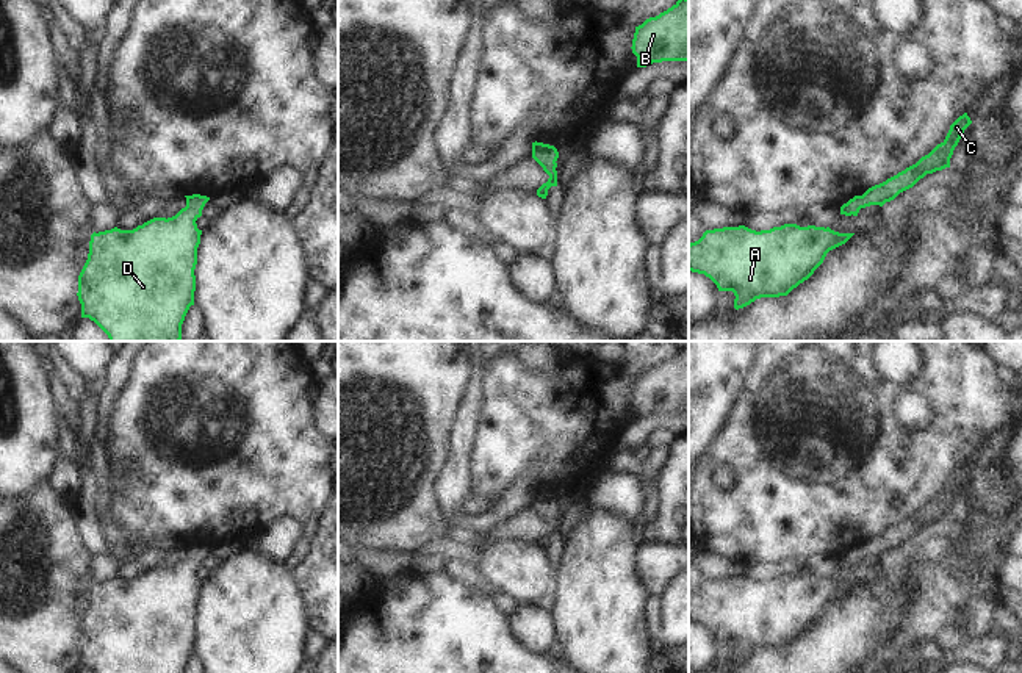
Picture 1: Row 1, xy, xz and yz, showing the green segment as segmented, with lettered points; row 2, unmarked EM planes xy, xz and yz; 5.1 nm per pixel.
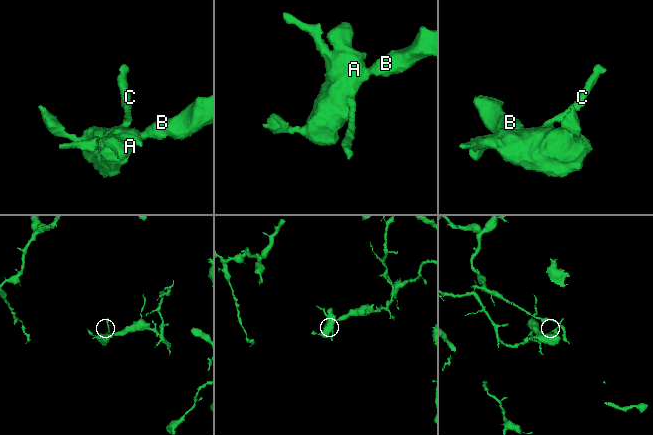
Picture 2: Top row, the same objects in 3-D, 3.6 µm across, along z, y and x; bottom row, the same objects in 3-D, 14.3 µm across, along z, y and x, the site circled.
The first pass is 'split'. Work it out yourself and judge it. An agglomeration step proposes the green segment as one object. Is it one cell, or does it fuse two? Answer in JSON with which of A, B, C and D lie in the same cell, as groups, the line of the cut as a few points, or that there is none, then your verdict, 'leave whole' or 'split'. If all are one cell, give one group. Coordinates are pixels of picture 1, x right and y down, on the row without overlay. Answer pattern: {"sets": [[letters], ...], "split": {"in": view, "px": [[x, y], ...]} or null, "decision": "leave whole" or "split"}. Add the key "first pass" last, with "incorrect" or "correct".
{"sets": [["A", "B", "C", "D"]], "split": null, "decision": "leave whole", "first pass": "incorrect"}

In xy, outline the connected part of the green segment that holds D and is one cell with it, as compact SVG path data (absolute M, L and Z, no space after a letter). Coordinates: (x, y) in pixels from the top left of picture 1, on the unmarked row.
M185 546L186 557L172 568L153 568L133 581L117 578L91 585L88 610L78 626L81 668L94 673L183 673L194 656L197 598L202 581L196 571L202 567L207 546Z

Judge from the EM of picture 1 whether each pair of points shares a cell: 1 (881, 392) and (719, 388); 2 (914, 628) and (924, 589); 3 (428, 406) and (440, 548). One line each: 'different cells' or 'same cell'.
1: different cells
2: same cell
3: different cells

